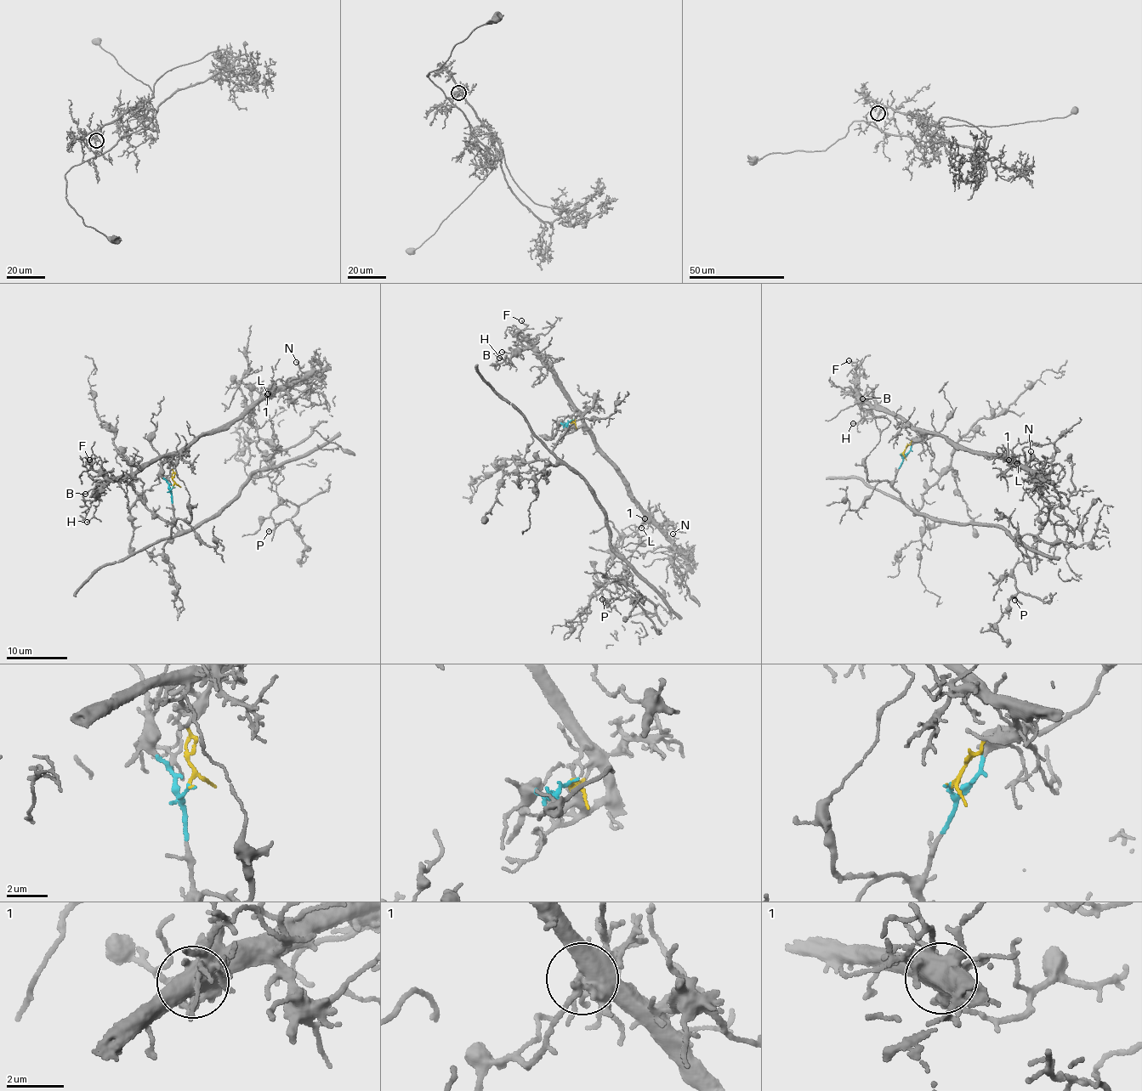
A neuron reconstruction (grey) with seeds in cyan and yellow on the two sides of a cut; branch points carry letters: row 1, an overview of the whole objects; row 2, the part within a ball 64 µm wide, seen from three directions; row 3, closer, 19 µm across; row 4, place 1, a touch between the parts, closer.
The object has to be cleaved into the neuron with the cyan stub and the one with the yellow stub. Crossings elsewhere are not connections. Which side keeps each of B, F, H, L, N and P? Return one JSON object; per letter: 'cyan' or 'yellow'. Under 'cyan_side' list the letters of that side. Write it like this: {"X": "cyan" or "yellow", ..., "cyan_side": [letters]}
{"B": "yellow", "F": "yellow", "H": "yellow", "L": "yellow", "N": "yellow", "P": "cyan", "cyan_side": ["P"]}

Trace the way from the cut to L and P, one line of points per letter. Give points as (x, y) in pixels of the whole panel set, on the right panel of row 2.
L: (901, 454), (906, 445), (918, 438), (920, 433), (928, 432), (945, 437), (963, 449), (987, 453), (1018, 464)
P: (901, 454), (894, 490), (907, 506), (1036, 540), (1040, 561), (1013, 573), (1014, 601)

